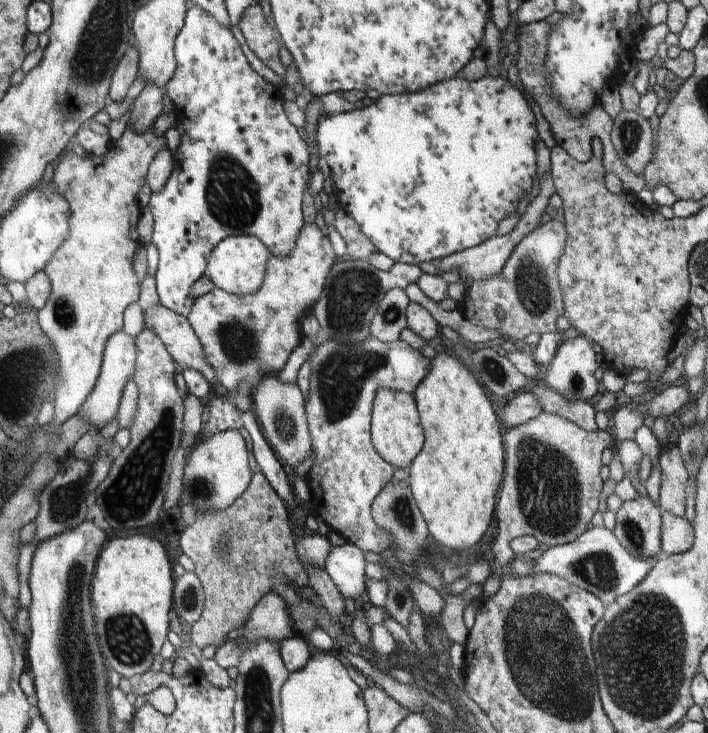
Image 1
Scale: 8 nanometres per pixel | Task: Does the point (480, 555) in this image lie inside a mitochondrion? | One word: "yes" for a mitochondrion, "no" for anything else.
no

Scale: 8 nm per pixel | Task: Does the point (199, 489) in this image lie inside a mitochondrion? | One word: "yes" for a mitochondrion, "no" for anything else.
yes

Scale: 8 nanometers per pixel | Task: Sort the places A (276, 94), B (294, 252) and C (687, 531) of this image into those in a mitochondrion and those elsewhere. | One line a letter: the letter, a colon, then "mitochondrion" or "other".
A: other
B: other
C: other

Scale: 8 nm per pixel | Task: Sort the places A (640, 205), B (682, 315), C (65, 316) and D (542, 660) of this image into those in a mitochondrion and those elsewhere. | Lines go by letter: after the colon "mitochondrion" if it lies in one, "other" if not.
A: other
B: other
C: mitochondrion
D: mitochondrion

